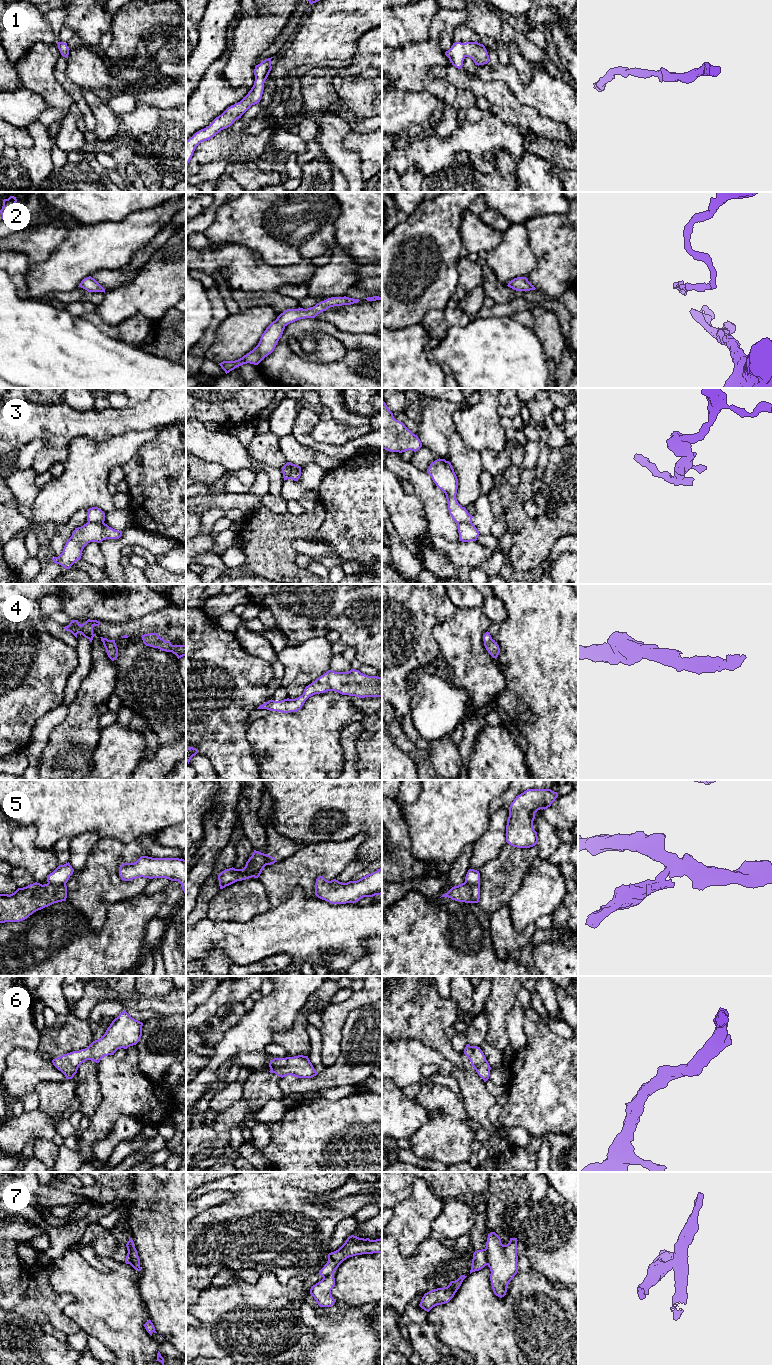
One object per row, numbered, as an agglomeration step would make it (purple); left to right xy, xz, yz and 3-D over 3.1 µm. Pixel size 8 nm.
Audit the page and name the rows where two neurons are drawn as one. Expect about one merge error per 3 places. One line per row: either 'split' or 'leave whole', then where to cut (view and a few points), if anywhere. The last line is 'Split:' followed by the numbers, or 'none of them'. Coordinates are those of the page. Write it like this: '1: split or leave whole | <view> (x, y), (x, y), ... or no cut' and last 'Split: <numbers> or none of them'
1: leave whole | no cut
2: leave whole | no cut
3: split | xy (88, 521), (103, 523)
4: leave whole | no cut
5: split | xy (48, 882), (52, 884), (65, 884)
6: leave whole | no cut
7: split | yz (485, 1248), (487, 1264)
Split: 3, 5, 7

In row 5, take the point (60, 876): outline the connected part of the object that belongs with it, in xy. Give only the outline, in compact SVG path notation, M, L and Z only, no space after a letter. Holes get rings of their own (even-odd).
M70 863L59 865L52 873L47 876L47 882L52 885L64 885L68 882L74 869Z

